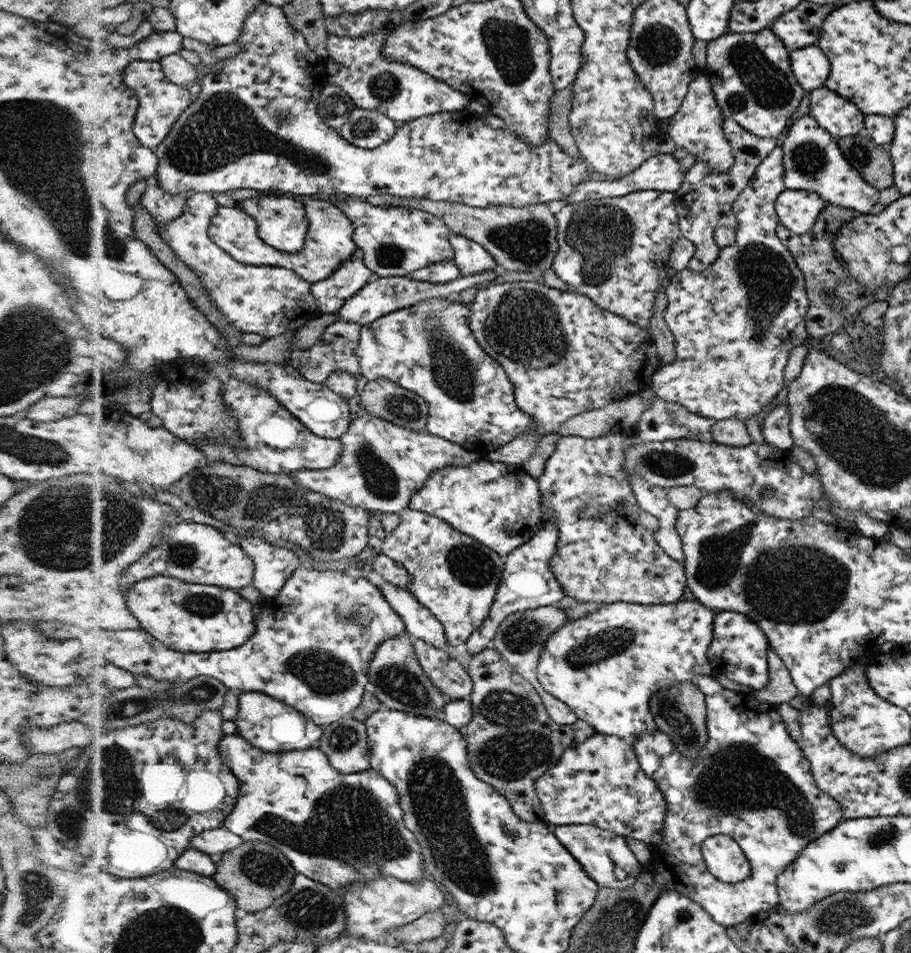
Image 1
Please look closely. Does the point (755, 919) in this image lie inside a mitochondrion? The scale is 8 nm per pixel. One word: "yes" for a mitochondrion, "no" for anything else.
no

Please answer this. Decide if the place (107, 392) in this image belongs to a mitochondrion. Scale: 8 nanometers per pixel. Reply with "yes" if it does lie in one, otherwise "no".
no

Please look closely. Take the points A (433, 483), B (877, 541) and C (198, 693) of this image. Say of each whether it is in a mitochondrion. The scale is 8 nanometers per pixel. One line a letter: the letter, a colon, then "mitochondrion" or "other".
A: other
B: other
C: mitochondrion

